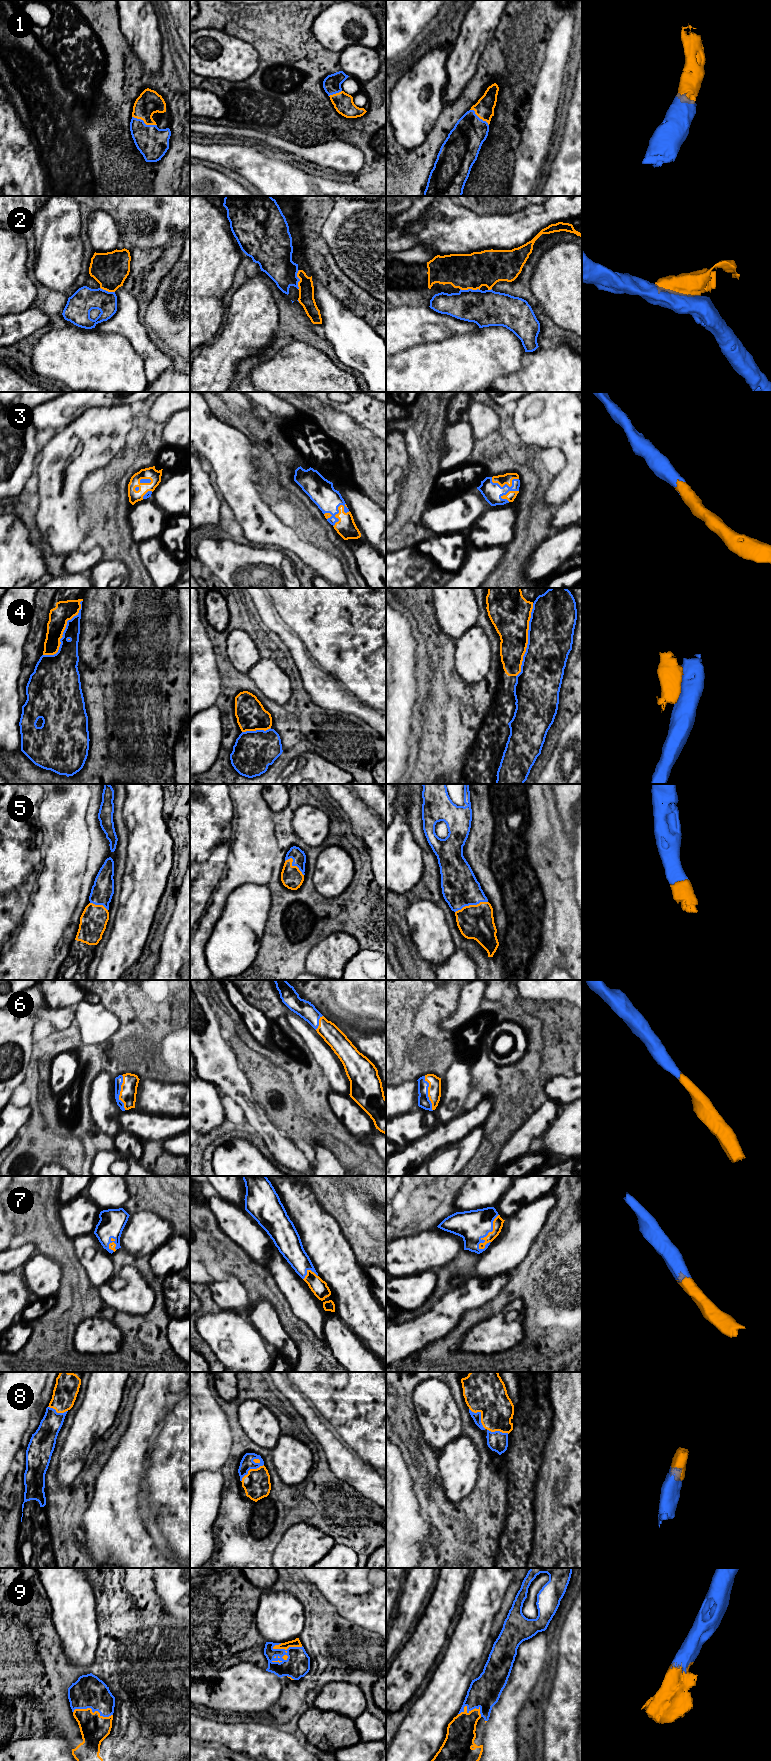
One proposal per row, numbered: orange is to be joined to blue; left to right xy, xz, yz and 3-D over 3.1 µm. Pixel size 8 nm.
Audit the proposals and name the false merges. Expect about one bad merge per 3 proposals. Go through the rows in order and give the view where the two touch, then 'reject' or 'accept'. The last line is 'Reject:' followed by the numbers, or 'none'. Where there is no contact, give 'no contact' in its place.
1: contact in xy; accept
2: contact in yz; reject
3: contact in xz; accept
4: contact in yz; reject
5: contact in yz; accept
6: contact in xy; accept
7: contact in yz; accept
8: contact in yz; accept
9: contact in xz; accept
Reject: 2, 4

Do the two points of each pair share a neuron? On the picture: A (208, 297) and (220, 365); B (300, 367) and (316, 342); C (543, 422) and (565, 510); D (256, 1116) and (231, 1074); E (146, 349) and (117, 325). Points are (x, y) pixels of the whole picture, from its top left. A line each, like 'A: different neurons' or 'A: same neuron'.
A: different neurons
B: different neurons
C: different neurons
D: same neuron
E: same neuron

